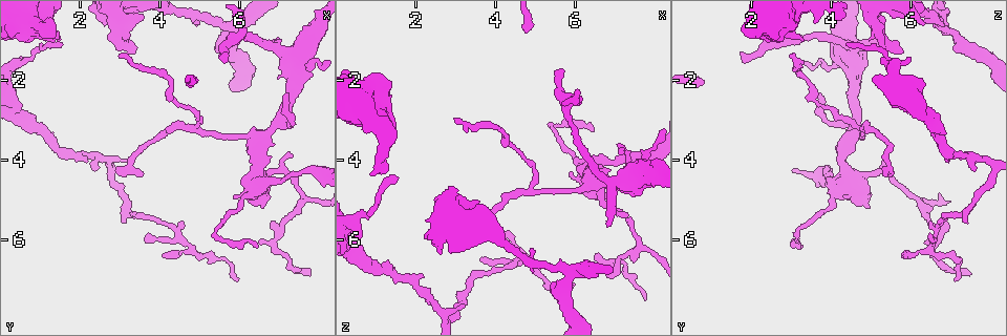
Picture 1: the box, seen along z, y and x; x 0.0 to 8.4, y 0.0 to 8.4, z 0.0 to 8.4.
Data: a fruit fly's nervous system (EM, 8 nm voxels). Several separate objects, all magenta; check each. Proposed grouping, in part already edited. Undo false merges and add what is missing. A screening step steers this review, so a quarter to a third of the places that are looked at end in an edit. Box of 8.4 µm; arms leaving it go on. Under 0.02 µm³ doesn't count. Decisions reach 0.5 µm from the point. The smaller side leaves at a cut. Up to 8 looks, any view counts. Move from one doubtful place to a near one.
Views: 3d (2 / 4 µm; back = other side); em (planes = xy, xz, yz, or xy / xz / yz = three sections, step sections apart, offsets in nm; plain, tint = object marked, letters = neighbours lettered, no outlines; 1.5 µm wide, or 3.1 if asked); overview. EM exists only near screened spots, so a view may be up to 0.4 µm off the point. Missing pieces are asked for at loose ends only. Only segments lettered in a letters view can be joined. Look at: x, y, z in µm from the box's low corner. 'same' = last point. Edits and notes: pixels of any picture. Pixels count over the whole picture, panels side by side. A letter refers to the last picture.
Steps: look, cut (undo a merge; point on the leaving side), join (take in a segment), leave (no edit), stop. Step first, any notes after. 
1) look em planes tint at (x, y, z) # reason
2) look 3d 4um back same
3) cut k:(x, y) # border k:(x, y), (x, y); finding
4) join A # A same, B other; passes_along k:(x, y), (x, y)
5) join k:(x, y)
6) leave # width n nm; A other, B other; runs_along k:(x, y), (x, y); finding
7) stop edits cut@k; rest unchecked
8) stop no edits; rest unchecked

look 3d 2um at (5.95, 6.95, 7.15) # tapers out

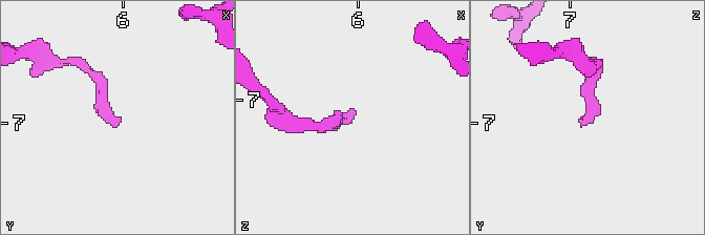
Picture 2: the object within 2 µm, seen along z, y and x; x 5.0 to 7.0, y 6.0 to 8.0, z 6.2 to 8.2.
look em planes tint at (6.00, 7.00, 7.12) # need the tissue

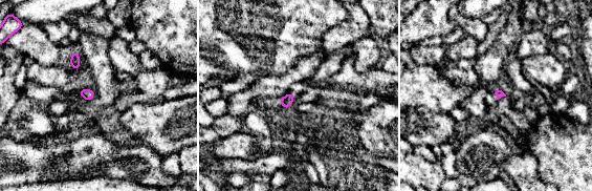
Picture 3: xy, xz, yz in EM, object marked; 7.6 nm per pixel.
look em planes letters same

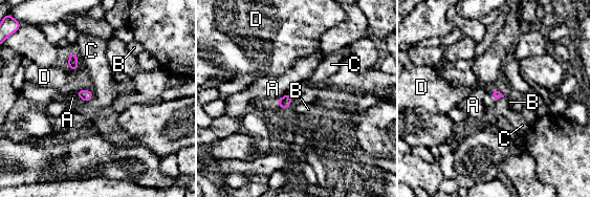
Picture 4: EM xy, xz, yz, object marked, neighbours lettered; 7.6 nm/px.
leave # A other, B other, C other, D other; border 4:(93, 92), (89, 100), (81, 101); no lettered segment goes on from it

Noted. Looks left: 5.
look em yz step 4 letters at (2.75, 4.05, 7.95)

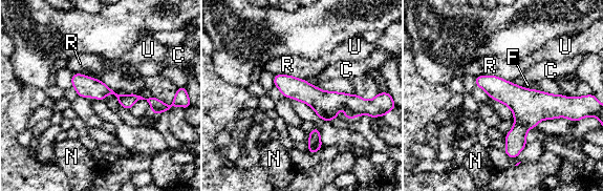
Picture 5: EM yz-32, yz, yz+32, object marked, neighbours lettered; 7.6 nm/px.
leave # C other, F other, N other, R other, U other; continuous, no second neuron

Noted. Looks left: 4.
look 3d 2um at (5.70, 1.30, 1.75)

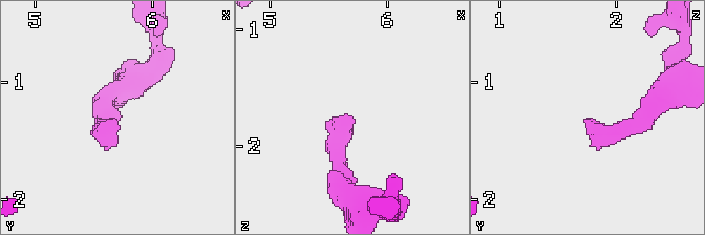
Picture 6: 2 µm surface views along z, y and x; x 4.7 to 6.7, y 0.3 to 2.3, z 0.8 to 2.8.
look em planes letters at (5.70, 1.34, 1.74) # now the EM

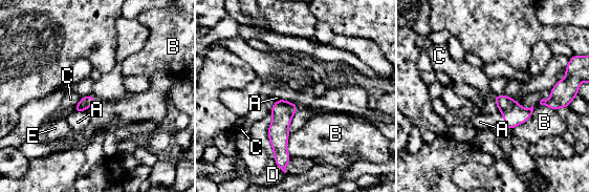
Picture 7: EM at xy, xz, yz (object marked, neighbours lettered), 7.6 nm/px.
join A # A same, B other, C other, D other, E other; passes_along 7:(514, 113), (504, 119), (480, 122); it goes on there

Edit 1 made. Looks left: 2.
stop edits join@7; rest unchecked

